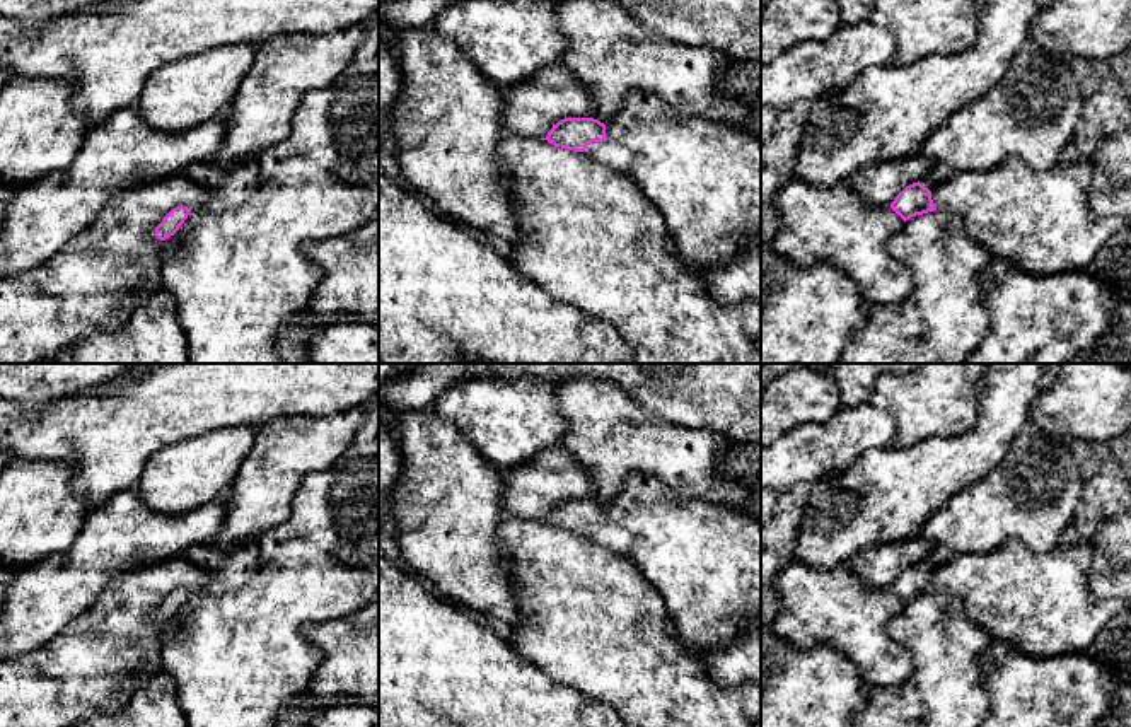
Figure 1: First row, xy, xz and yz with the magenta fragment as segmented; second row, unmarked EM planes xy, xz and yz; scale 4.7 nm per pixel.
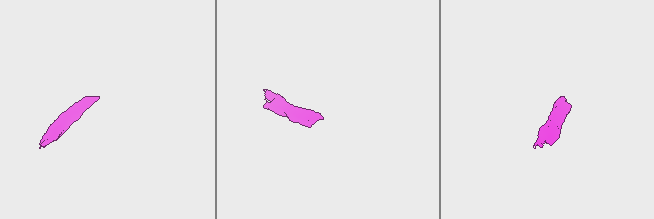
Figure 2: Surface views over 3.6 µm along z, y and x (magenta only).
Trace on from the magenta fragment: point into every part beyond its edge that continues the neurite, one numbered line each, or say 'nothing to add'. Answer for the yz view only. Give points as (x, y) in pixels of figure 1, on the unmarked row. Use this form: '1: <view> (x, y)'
1: yz (940, 555)

